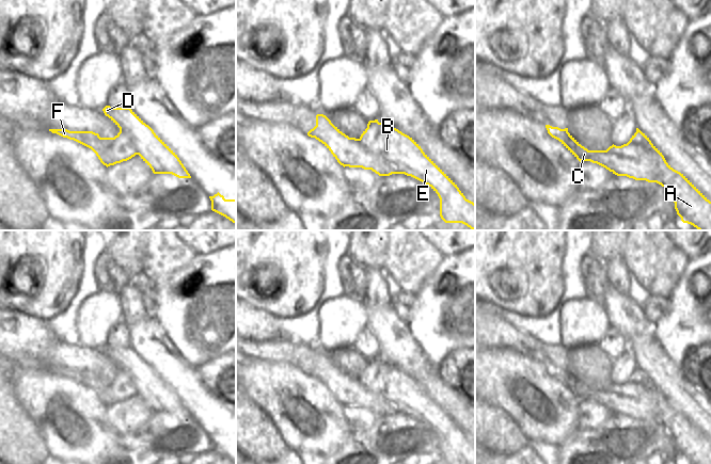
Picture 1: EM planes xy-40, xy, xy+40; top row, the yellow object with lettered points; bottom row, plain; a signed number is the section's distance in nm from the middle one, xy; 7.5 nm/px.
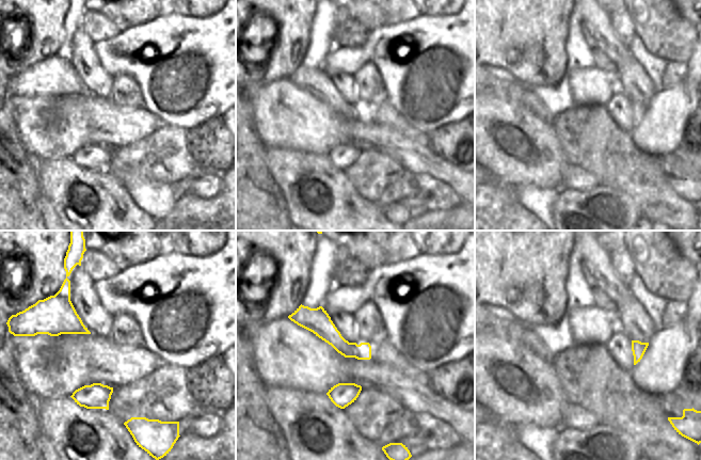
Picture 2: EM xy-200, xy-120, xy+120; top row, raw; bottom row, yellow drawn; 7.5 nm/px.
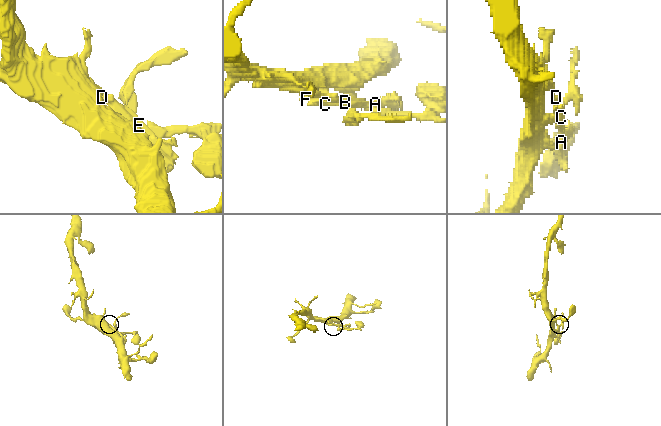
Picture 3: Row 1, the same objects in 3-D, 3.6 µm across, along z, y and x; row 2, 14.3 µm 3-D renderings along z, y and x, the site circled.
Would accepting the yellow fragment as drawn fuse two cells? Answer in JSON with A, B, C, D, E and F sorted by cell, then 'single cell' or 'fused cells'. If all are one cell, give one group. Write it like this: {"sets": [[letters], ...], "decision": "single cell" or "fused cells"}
{"sets": [["A", "B", "D", "E"], ["C", "F"]], "decision": "fused cells"}

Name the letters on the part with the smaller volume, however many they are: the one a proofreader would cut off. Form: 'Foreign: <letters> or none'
Foreign: A, B, D, E

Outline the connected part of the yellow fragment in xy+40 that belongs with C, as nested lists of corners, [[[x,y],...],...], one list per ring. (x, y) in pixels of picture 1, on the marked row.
[[[546,125],[546,128],[548,133],[558,140],[580,162],[590,161],[613,172],[613,156],[606,150],[588,150],[568,132],[568,128],[560,129],[550,125]]]

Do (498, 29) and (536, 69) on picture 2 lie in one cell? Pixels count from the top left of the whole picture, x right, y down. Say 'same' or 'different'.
same

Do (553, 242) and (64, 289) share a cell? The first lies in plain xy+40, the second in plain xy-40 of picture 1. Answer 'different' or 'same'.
same

